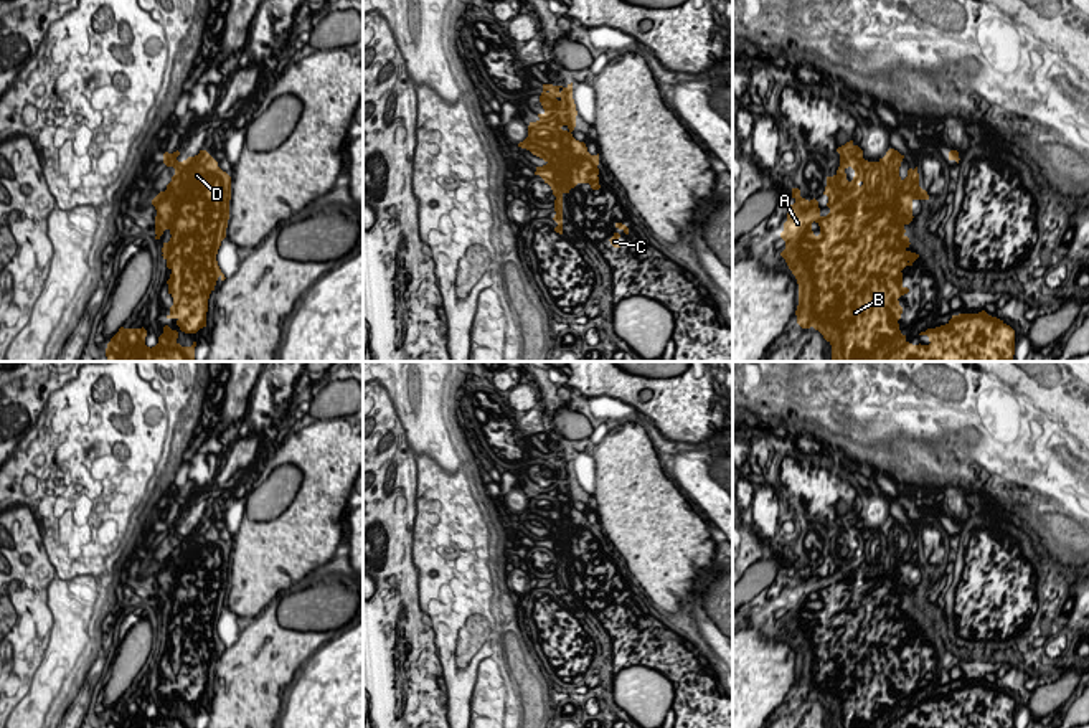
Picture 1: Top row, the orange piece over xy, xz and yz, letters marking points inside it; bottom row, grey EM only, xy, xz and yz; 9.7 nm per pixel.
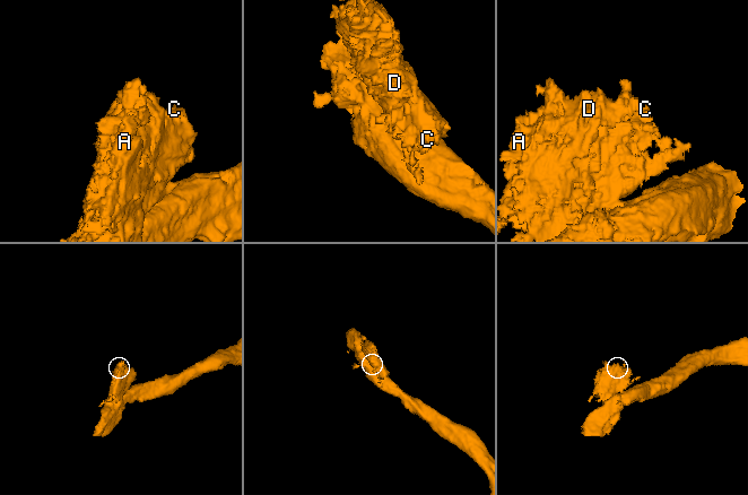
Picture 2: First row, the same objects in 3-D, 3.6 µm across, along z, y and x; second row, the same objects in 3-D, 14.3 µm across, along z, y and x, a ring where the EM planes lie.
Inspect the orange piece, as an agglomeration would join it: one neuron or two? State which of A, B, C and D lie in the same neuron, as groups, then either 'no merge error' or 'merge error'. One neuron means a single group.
A B C D | no merge error

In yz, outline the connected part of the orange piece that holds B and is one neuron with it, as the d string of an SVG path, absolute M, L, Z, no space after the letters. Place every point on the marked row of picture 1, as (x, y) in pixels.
M853 140L838 147L840 167L833 177L827 177L823 195L828 196L827 206L830 213L820 215L818 201L800 196L799 188L792 188L792 198L780 238L785 249L780 256L799 284L799 305L795 310L797 324L802 329L813 327L832 345L832 362L1013 362L1015 330L1003 320L988 315L985 310L978 314L959 314L940 327L927 329L919 335L929 337L929 345L912 345L901 333L898 320L903 307L899 297L909 289L903 286L903 269L912 266L919 254L911 253L909 238L904 226L912 221L912 201L929 200L926 190L919 187L917 167L908 170L908 177L899 177L899 167L904 158L898 150L889 149L878 162L863 158L863 150Z

